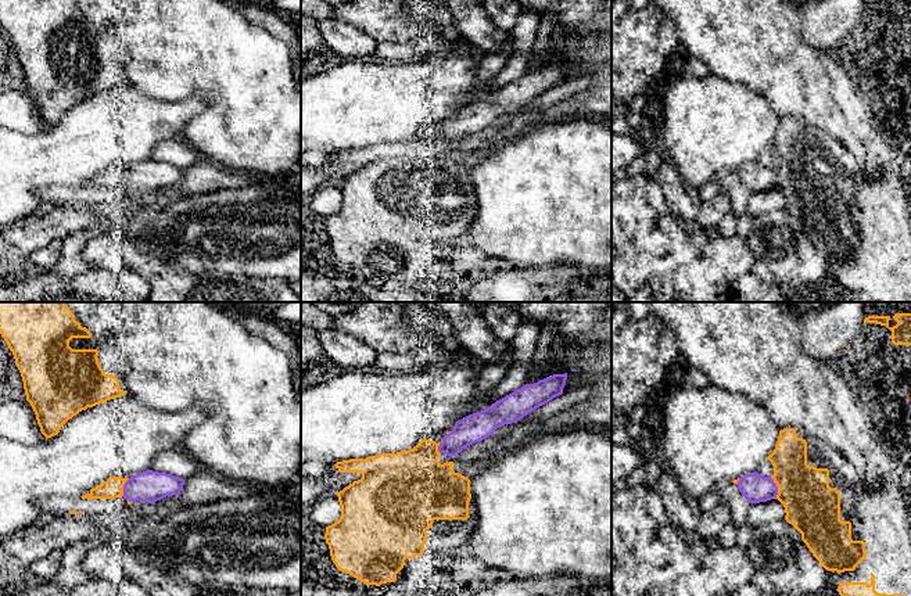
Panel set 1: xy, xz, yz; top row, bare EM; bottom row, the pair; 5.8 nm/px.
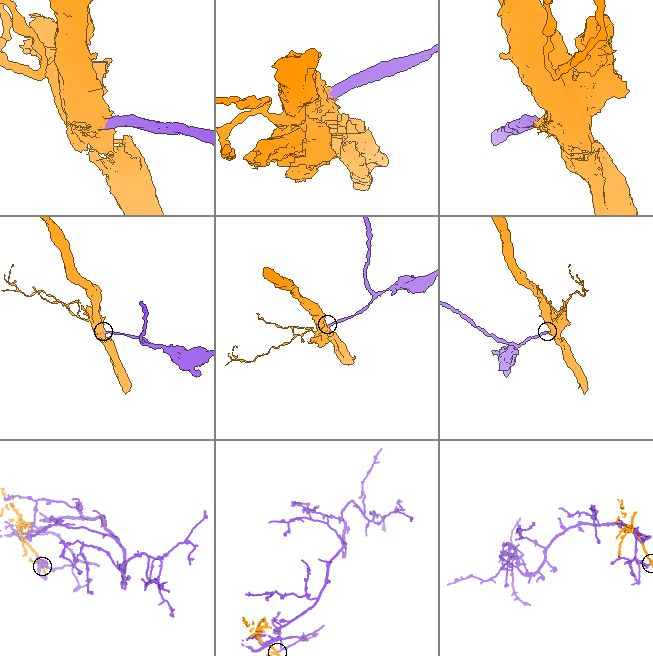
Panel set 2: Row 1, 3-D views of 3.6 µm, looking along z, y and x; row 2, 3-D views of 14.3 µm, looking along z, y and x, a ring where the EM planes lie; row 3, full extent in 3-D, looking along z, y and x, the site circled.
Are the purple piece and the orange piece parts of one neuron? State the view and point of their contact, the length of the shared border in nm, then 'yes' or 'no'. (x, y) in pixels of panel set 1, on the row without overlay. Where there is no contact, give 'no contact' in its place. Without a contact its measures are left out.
meets purple in yz at (777, 178); contact 130 nm long; no

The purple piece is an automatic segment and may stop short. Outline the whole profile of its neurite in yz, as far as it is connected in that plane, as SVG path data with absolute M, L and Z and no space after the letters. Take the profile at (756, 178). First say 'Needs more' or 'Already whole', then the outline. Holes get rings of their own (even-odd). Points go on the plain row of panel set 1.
Already whole. M757 161L740 166L736 175L749 193L767 191L778 184L778 176L774 169Z

